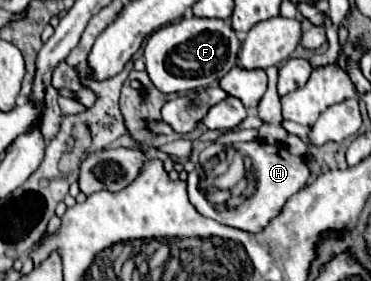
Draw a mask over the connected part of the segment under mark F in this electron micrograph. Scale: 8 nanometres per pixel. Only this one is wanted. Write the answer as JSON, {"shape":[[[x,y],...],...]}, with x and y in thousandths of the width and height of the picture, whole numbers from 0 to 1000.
{"shape":[[[491,64],[420,107],[388,164],[394,256],[431,327],[501,327],[582,299],[642,228],[652,142],[615,71],[588,64]]]}

